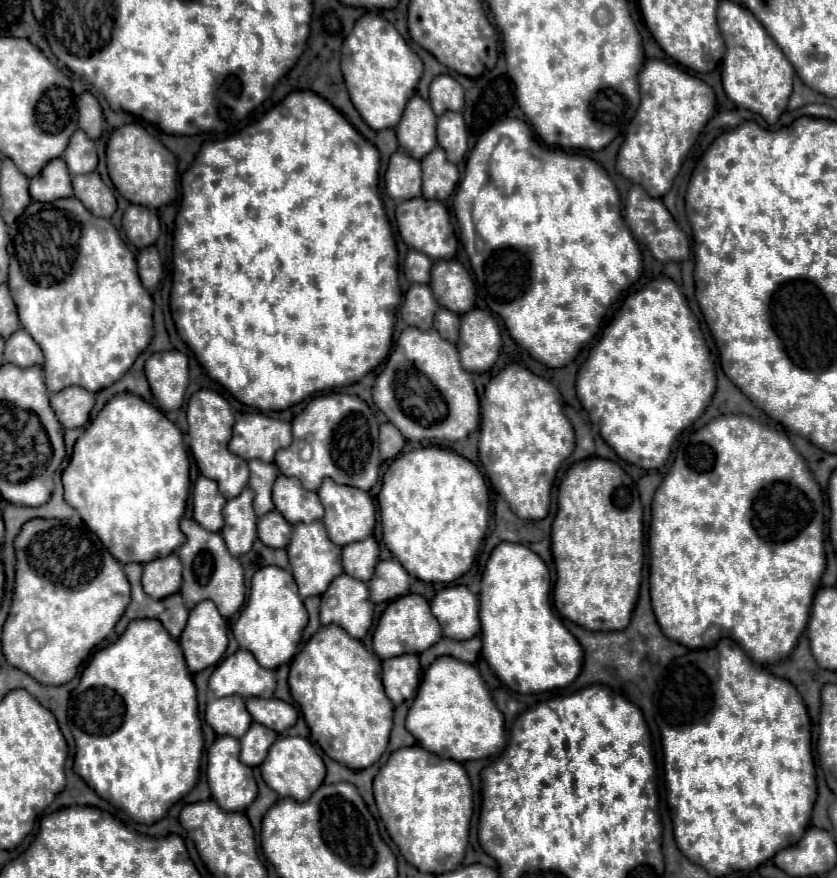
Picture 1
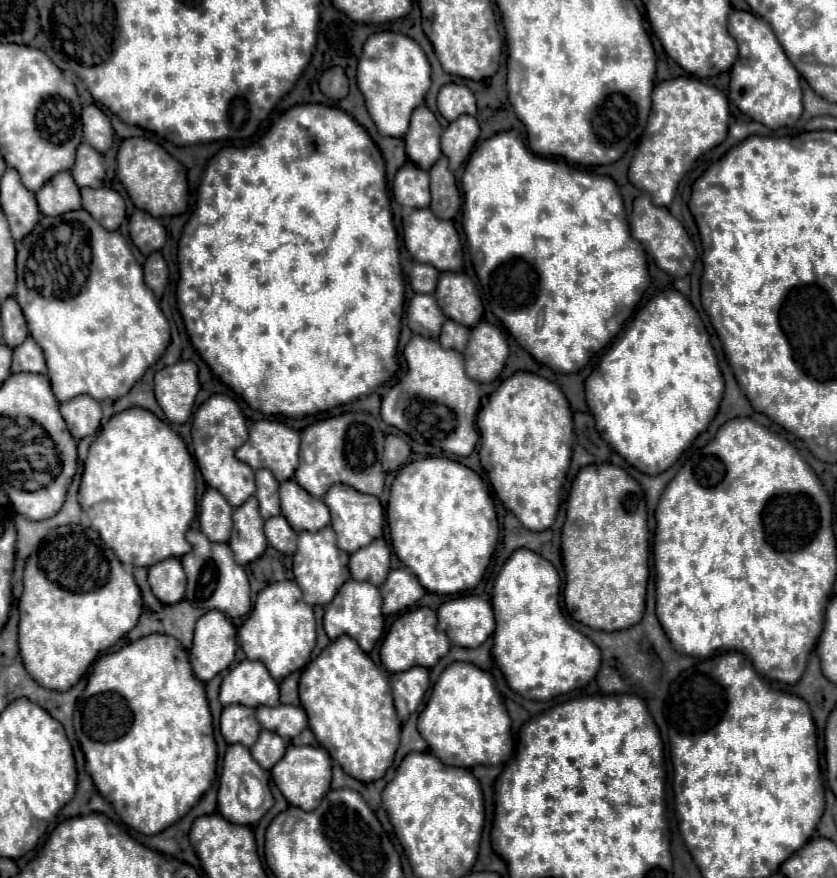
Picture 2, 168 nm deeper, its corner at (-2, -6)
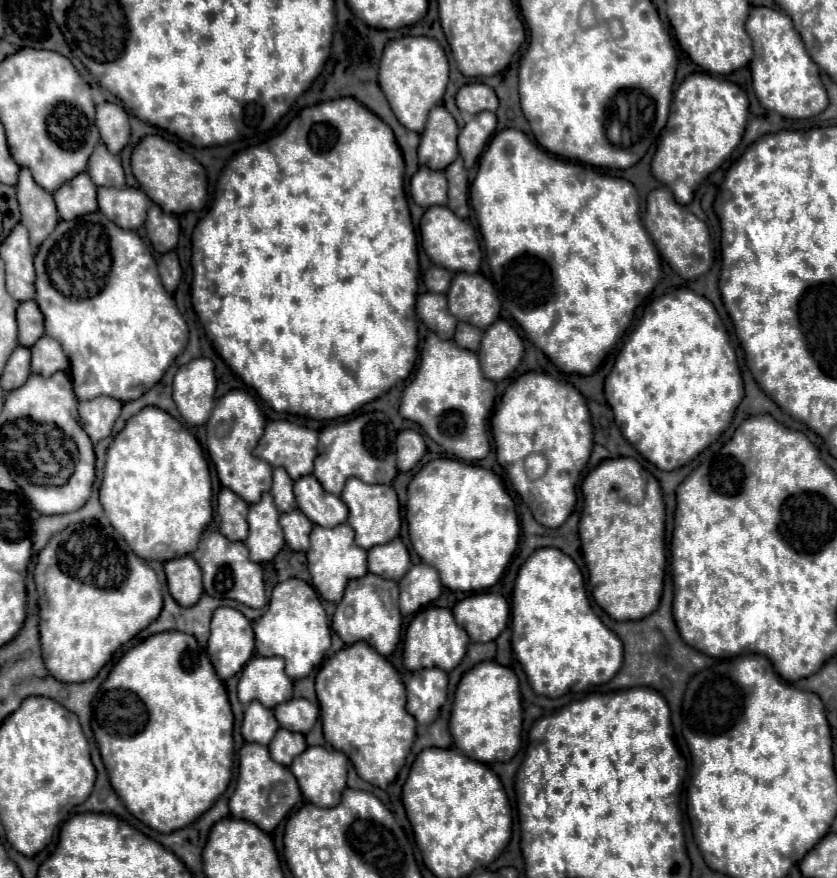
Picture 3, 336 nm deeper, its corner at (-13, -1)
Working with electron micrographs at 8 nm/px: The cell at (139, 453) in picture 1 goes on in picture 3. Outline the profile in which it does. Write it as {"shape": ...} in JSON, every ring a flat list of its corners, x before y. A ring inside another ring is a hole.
{"shape":[[156,406,142,408,126,422,108,446,104,478,100,484,100,504,114,530,140,558,166,562,194,552,204,528,212,522,210,472,198,440,168,412]]}

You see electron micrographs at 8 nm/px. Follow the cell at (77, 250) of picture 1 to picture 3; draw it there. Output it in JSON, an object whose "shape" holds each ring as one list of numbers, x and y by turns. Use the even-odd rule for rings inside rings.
{"shape":[[102,212,76,220,60,220,54,232,40,244,34,256,36,304,44,312,46,334,60,342,70,360,72,384,78,400,112,396,122,402,140,398,150,390,184,350,188,326,174,298,164,290,154,256,136,232,116,228]]}

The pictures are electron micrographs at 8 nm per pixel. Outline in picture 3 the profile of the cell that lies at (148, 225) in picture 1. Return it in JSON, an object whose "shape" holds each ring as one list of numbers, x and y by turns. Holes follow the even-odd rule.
{"shape":[[152,204,148,210,148,220,144,226,146,226,148,240,152,242,156,252,164,254,164,252,170,252,176,248,178,234,180,234,180,224,178,224,176,216,166,214,156,204]]}

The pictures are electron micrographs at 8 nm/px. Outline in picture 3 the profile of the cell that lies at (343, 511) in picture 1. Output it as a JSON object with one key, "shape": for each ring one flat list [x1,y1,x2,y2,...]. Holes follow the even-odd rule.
{"shape":[[348,478,342,490,344,504,348,506,348,524,356,532,356,544,360,544,364,550,370,550,376,544,384,544,388,540,394,540,400,532,400,504,398,496,392,486,382,484,366,484,360,478]]}

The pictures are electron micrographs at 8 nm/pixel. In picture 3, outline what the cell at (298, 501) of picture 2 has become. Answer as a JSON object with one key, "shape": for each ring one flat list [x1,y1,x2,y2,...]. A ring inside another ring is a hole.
{"shape":[[312,474,294,482,294,496,298,508,318,526,334,528,348,518,346,504,338,496,328,494]]}

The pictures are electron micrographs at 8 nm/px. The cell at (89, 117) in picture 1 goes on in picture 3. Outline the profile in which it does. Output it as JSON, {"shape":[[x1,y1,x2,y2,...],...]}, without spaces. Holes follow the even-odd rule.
{"shape":[[112,102,98,104,96,126,100,130,102,142,108,146,112,154,118,154,128,144,128,136,130,136,128,114,120,104,112,104]]}

